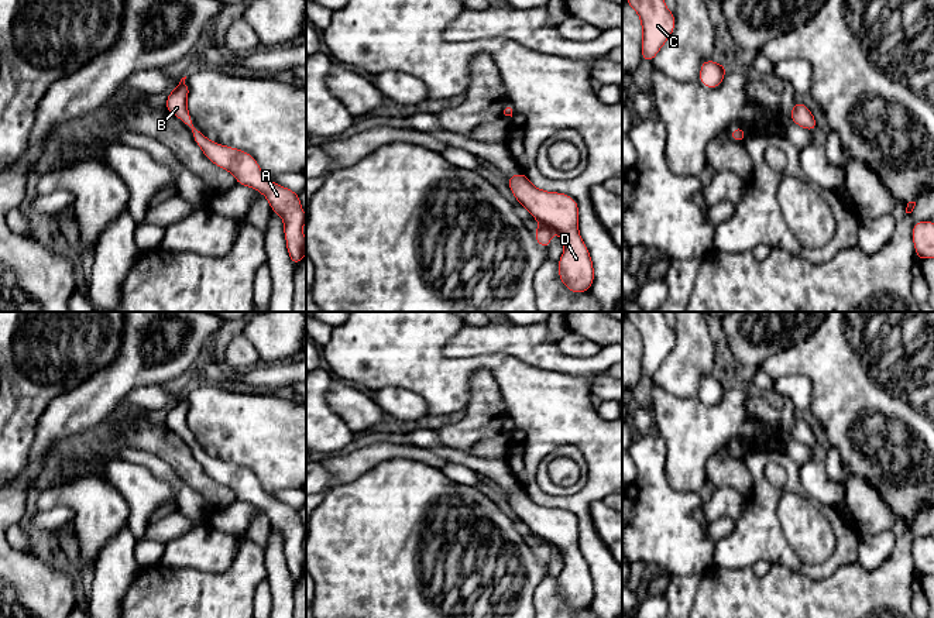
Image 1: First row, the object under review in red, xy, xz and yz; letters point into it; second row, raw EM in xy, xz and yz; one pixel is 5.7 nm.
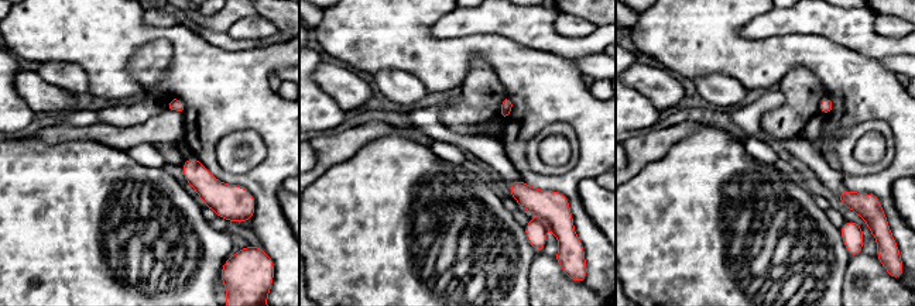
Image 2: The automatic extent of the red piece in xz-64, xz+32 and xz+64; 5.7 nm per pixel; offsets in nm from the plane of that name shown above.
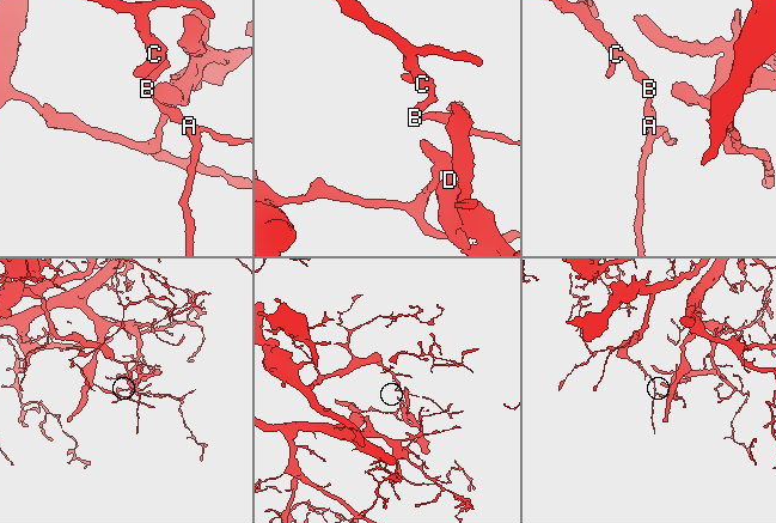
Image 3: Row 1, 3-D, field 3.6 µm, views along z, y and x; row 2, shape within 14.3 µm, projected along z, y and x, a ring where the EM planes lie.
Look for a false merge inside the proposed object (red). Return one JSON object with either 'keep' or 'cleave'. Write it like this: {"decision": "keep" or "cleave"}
{"decision": "keep"}

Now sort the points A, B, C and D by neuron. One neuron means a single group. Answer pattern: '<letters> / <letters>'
A B C D

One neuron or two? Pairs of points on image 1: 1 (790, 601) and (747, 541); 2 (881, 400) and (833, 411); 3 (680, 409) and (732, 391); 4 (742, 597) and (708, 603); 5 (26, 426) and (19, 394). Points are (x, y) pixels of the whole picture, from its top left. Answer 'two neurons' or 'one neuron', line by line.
1: two neurons
2: one neuron
3: one neuron
4: one neuron
5: one neuron

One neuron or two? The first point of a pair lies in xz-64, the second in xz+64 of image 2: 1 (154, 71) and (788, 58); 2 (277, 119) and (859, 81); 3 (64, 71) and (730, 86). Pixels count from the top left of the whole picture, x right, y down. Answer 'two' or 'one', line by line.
1: two
2: one
3: one

